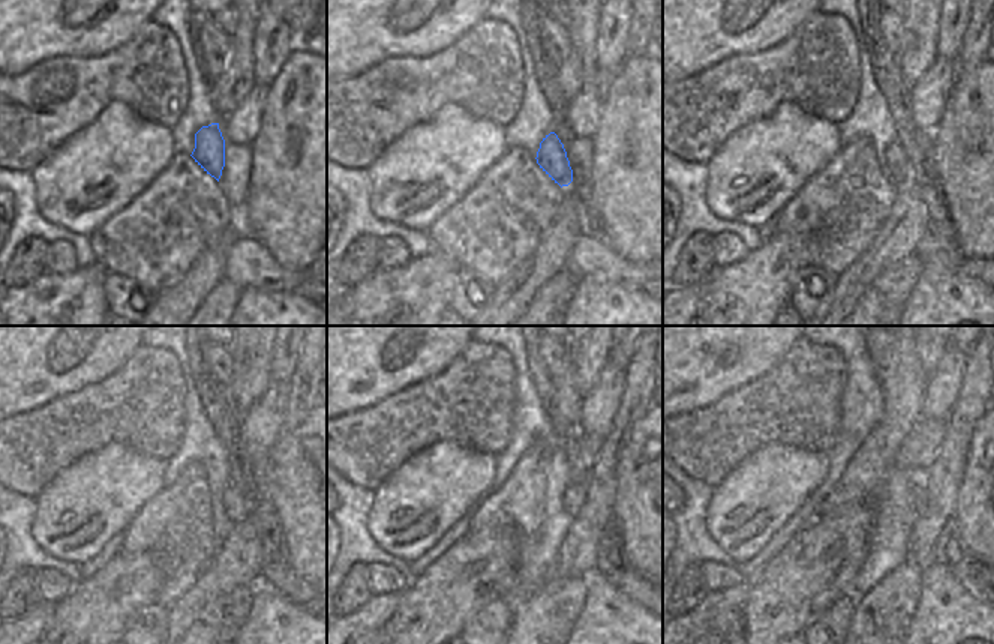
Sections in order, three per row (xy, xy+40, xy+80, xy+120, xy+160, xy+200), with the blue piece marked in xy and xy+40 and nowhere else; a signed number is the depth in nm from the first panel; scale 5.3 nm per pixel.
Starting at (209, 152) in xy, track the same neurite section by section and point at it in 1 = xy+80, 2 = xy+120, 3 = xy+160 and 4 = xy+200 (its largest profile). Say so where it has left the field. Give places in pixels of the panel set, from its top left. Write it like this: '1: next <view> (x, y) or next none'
1: next xy+80 (897, 165)
2: next xy+120 (236, 509)
3: next xy+160 (573, 496)
4: next xy+200 (919, 491)

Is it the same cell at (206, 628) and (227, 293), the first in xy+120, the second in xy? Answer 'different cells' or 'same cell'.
same cell

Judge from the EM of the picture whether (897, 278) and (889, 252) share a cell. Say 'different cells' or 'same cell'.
different cells

